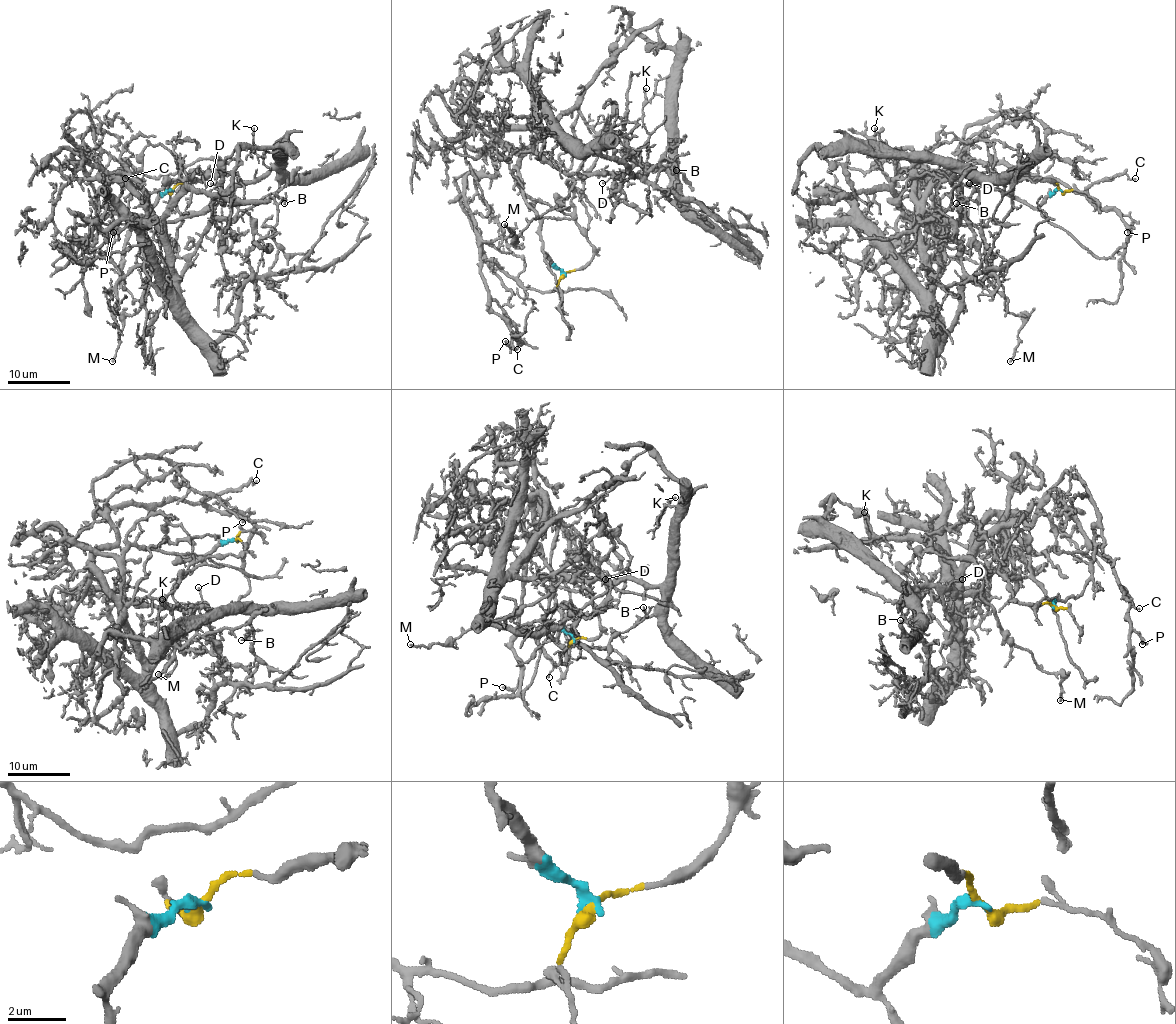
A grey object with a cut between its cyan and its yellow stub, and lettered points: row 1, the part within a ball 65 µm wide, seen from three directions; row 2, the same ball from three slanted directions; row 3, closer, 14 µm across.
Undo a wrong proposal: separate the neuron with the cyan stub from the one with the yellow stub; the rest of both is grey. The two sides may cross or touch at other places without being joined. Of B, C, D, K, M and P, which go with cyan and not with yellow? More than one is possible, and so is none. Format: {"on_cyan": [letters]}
{"on_cyan": ["C", "P"]}

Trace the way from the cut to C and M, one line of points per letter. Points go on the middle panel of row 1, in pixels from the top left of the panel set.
C: (563, 273), (543, 250), (520, 155), (495, 143), (495, 174), (468, 174), (465, 207), (517, 349)
M: (563, 273), (593, 256), (576, 221), (568, 185), (574, 182), (569, 194), (517, 236), (504, 224)

